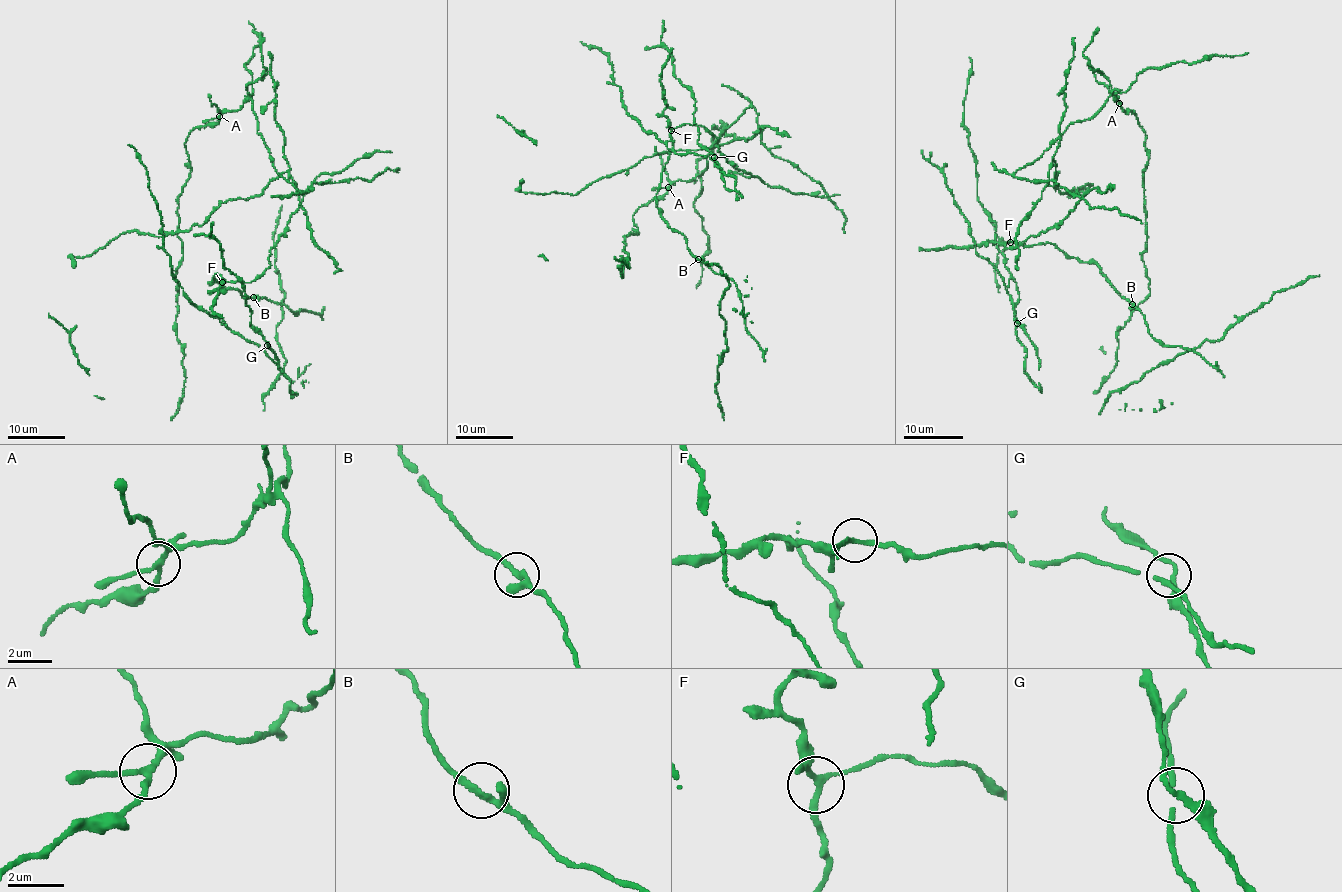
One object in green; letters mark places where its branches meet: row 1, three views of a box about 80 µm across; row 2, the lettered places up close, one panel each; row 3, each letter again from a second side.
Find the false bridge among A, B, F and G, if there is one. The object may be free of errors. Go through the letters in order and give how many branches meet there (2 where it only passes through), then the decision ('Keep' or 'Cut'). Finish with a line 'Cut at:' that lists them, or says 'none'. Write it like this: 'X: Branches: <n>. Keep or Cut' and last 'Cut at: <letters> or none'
A: Branches: 3. Cut
B: Branches: 3. Keep
F: Branches: 3. Keep
G: Branches: 3. Keep
Cut at: A

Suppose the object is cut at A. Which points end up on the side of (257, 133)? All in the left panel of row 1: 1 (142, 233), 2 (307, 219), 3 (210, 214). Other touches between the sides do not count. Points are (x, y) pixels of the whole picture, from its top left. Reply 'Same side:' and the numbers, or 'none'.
Same side: 1, 2, 3

